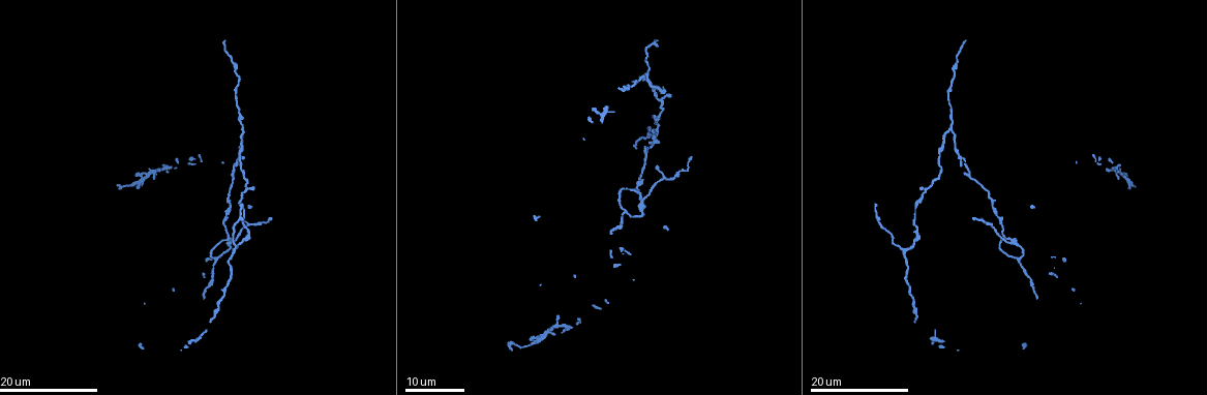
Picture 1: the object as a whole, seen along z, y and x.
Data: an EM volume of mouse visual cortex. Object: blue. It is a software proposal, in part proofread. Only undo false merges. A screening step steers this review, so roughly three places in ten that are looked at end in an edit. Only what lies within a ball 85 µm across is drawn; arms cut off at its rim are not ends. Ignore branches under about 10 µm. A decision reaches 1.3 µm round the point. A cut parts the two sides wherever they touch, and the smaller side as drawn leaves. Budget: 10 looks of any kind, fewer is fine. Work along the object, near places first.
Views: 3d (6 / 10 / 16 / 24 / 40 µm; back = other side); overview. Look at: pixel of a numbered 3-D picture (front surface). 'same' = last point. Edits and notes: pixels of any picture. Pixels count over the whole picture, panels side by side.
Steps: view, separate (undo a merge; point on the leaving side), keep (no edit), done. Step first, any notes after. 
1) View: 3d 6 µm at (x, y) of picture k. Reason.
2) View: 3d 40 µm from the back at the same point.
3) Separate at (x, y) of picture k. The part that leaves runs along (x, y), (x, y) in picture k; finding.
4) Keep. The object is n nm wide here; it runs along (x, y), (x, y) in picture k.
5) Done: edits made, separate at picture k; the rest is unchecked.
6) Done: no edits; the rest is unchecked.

View: 3d 24 µm at (243, 129) of picture 1. Three arms meet.

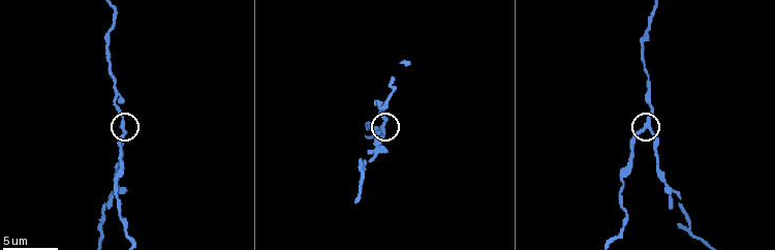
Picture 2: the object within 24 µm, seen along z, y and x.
View: 3d 10 µm at (121, 125) of picture 2.

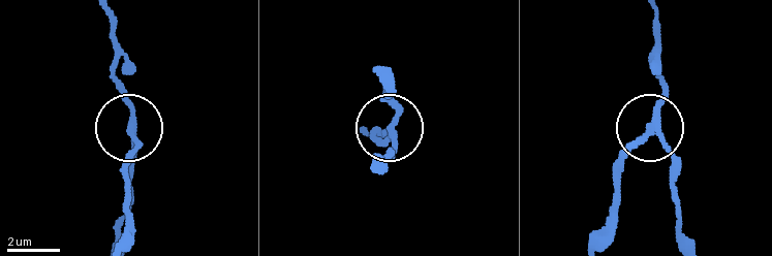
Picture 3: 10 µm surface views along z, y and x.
Separate at (619, 151) of picture 3. 3 arms meet here; the part that leaves runs along (652, 128), (625, 159), (612, 238) in picture 3; a second neuron is stuck on.

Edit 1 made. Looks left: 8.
View: 3d 10 µm at (690, 234) of picture 2. Three arms meet.

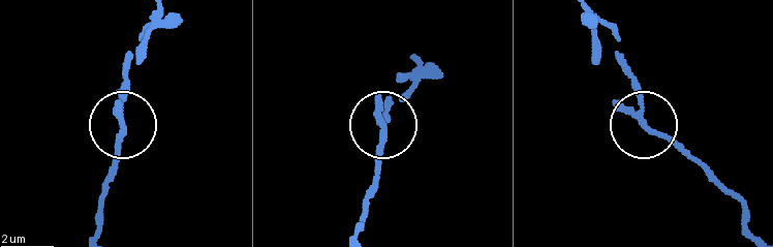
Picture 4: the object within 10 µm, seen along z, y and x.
View: 3d 6 µm at (121, 123) of picture 4. Zoom in.

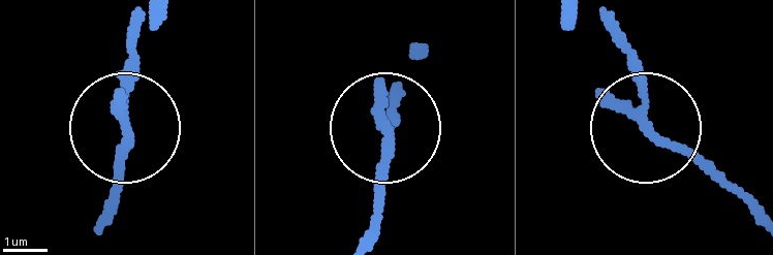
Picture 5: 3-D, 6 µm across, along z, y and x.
Keep. 3 arms meet here; all the same neuron.

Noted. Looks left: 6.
View: 3d 24 µm at (993, 205) of picture 1. Arms run side by side.

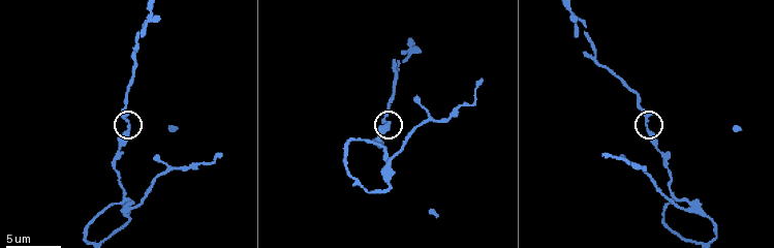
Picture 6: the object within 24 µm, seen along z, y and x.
View: 3d 10 µm at (388, 122) of picture 6. Closer look.

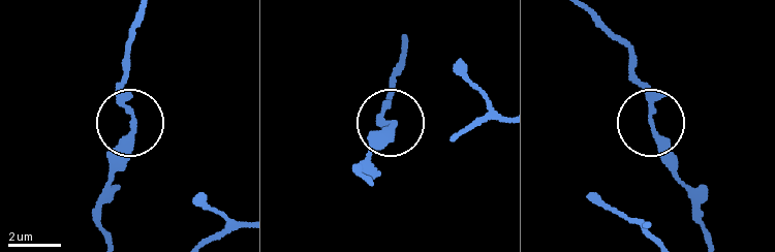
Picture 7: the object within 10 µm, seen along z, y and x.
View: 3d 6 µm at (393, 124) of picture 7. Zoom in.

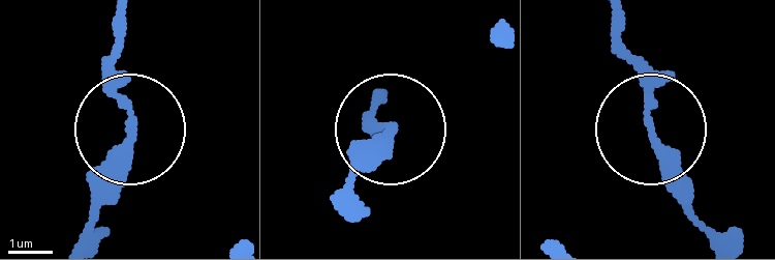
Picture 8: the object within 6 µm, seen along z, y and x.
Keep. 3 arms meet here; continuous, no second neuron.

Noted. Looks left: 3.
View: 3d 16 µm at (690, 209) of picture 6. Three arms meet.

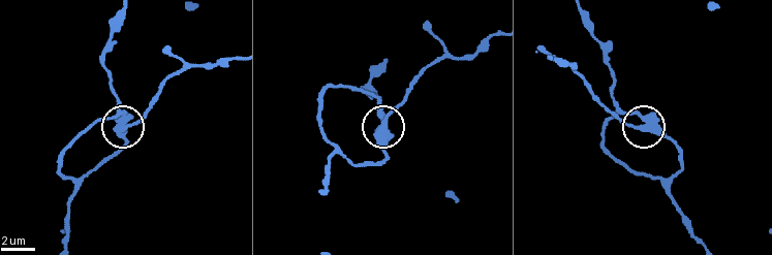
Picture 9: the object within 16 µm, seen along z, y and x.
View: 3d 6 µm at (123, 126) of picture 9.

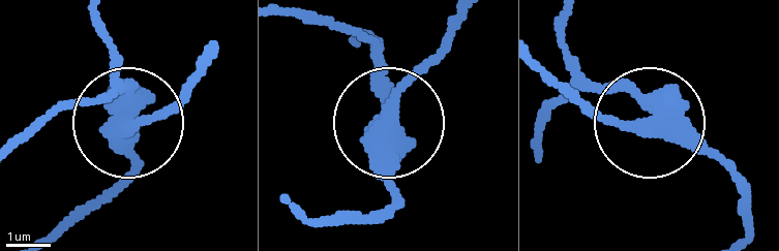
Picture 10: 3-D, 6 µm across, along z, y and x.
Keep. 3 arms meet here; continuous, no second neuron.

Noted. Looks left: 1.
Done: edits made, separate at picture 3; the rest is unchecked.

